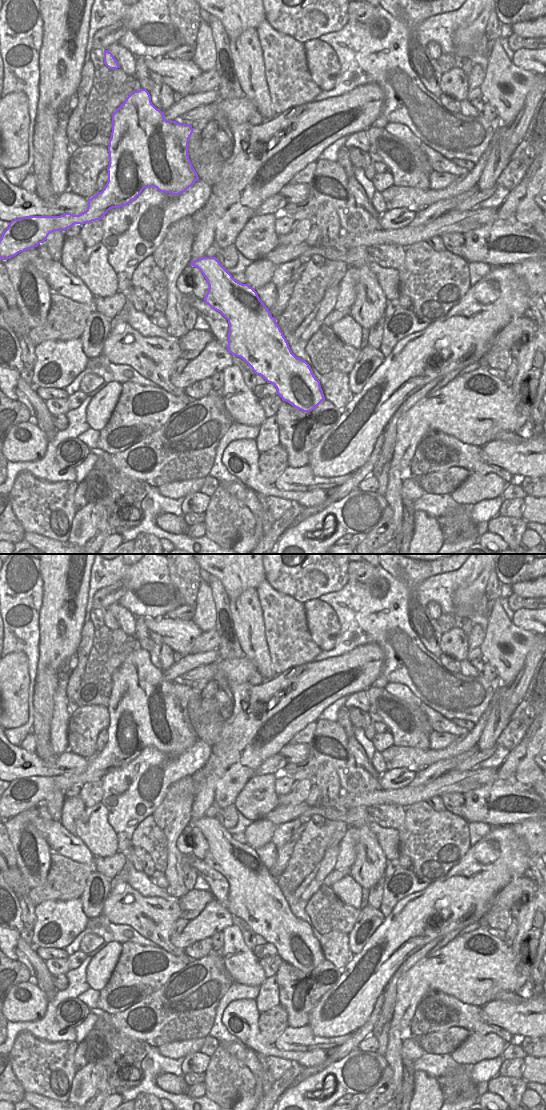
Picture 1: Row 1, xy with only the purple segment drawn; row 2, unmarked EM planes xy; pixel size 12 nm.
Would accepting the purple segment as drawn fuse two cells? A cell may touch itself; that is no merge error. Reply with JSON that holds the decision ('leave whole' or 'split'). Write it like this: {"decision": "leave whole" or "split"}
{"decision": "leave whole"}

